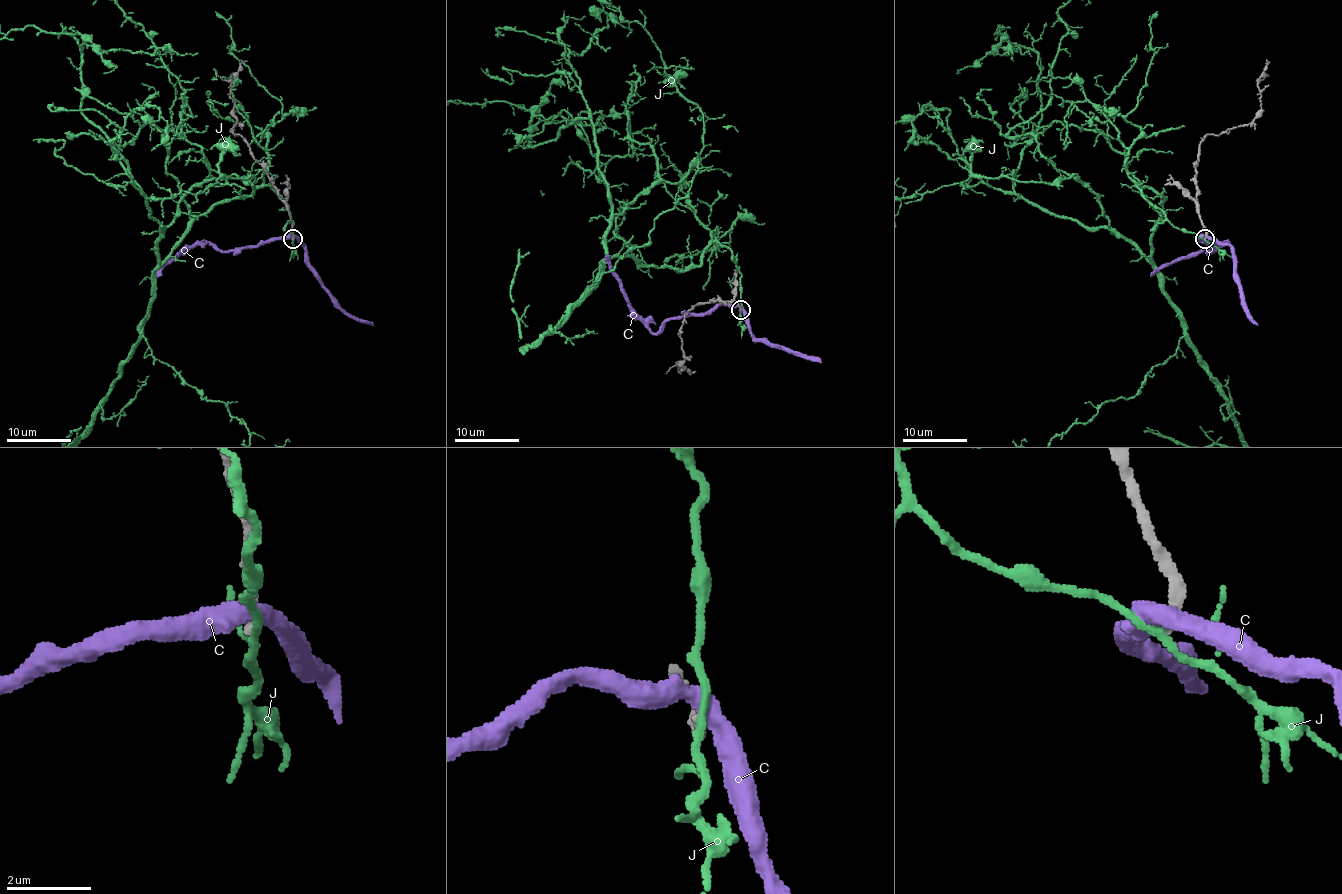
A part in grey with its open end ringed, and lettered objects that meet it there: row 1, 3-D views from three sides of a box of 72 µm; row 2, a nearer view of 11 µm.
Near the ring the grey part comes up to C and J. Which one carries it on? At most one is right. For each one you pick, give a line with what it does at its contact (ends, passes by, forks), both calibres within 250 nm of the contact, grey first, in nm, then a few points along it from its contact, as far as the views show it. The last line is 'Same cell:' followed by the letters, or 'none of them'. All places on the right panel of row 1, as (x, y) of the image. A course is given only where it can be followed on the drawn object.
Same cell: none of them

